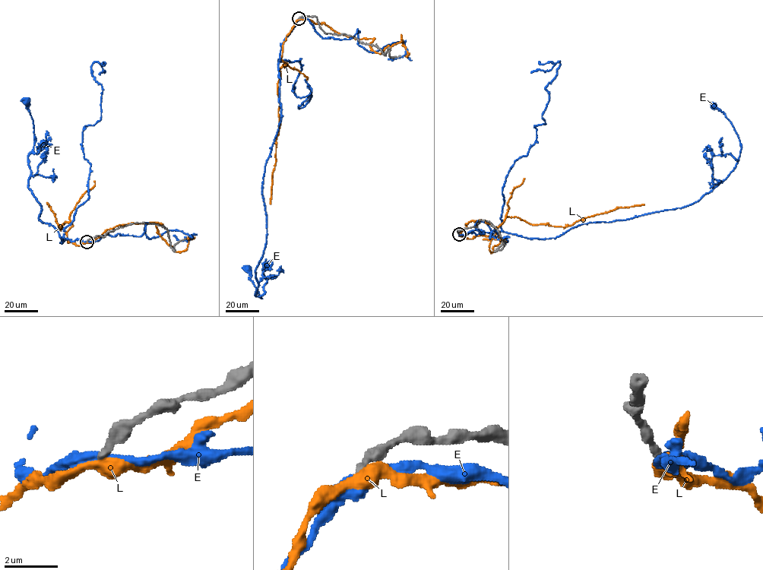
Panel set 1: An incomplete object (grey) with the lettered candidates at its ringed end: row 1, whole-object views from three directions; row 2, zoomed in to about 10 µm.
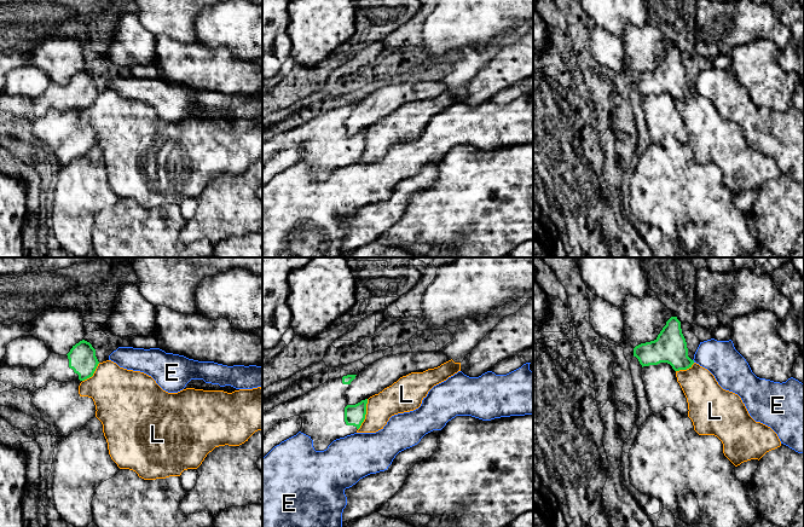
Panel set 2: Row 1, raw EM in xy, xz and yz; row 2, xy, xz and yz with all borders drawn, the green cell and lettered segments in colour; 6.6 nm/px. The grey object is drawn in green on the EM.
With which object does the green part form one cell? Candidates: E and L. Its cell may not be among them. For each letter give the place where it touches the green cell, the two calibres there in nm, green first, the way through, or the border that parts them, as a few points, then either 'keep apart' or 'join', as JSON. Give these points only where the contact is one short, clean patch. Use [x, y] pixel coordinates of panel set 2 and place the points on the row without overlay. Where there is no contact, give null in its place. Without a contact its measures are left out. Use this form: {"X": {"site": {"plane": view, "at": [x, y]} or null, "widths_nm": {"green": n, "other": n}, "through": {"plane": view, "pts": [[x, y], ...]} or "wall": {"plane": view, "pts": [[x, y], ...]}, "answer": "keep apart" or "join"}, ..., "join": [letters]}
{"E": {"site": null, "answer": "keep apart"}, "L": {"site": {"plane": "xz", "at": [365, 143]}, "widths_nm": {"green": 140, "other": 200}, "wall": {"plane": "xz", "pts": [[368, 128], [365, 146], [358, 158]]}, "answer": "keep apart"}, "join": []}

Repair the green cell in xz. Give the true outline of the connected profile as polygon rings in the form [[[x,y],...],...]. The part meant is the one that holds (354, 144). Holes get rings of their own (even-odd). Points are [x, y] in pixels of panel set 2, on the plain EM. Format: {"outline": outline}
{"outline": [[[347,104],[342,108],[335,108],[325,111],[318,117],[307,123],[279,133],[271,140],[262,143],[262,167],[272,158],[279,150],[288,149],[294,145],[302,147],[301,162],[308,164],[313,169],[316,180],[324,180],[336,168],[357,162],[366,144],[368,128],[361,129],[355,134],[349,134],[346,127],[346,120],[357,104]]]}

